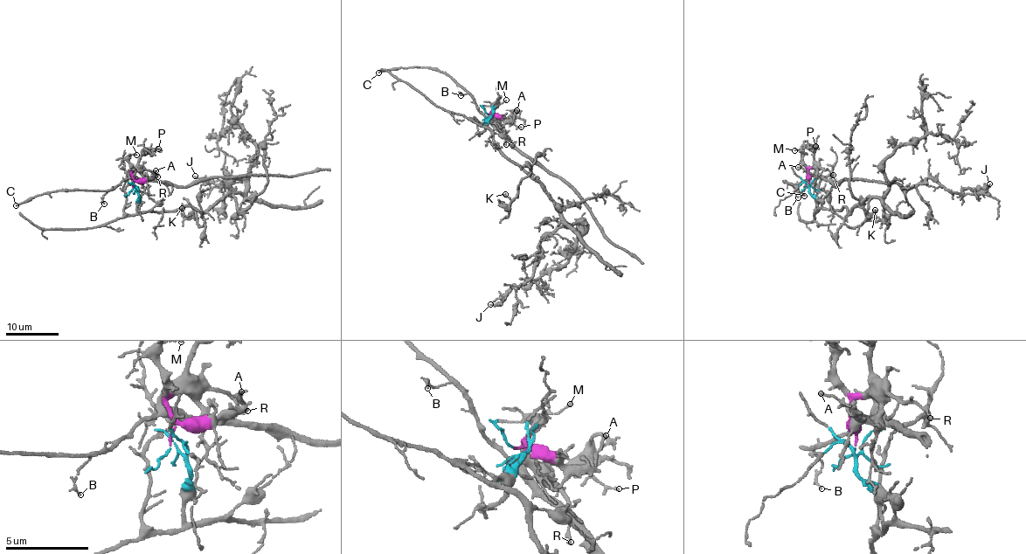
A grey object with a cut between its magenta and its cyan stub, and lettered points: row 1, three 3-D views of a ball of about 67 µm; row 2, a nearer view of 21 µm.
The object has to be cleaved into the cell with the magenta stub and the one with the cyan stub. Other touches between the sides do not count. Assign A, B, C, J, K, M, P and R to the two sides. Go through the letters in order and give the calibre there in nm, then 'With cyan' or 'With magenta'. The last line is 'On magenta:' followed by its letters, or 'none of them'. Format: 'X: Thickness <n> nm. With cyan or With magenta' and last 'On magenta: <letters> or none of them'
A: Thickness 110 nm. With magenta
B: Thickness 80 nm. With magenta
C: Thickness 190 nm. With magenta
J: Thickness 140 nm. With cyan
K: Thickness 110 nm. With cyan
M: Thickness 100 nm. With magenta
P: Thickness 100 nm. With magenta
R: Thickness 200 nm. With magenta
On magenta: A, B, C, M, P, R

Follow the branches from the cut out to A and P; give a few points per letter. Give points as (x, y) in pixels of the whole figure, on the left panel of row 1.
A: (133, 187), (135, 181), (155, 176), (155, 170)
P: (133, 187), (133, 174), (137, 161), (152, 148), (159, 148)

